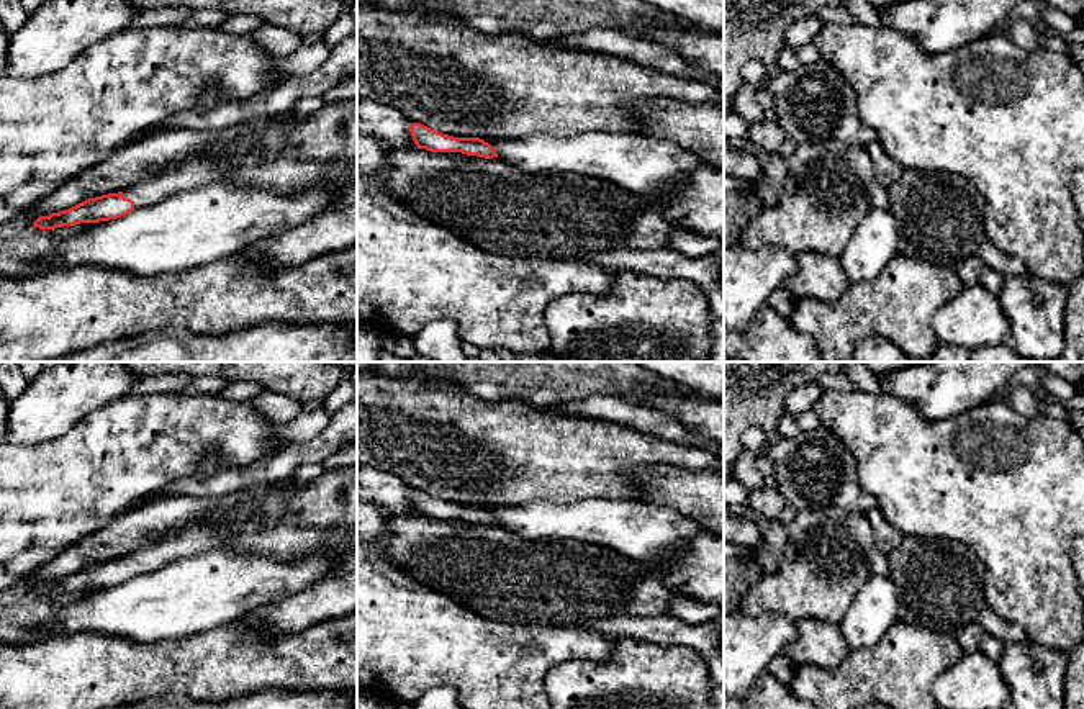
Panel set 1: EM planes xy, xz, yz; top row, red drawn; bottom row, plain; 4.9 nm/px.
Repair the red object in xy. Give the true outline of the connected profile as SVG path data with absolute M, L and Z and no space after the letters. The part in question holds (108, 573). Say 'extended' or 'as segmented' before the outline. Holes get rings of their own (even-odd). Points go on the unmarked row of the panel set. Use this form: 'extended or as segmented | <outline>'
extended | M193 524L185 527L178 537L146 545L124 558L88 565L69 576L41 583L33 593L39 596L56 596L80 589L110 588L133 576L157 571L175 560L208 553L221 547L221 534L208 526Z

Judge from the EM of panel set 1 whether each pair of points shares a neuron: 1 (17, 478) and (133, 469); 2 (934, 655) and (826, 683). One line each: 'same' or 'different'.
1: same
2: same

